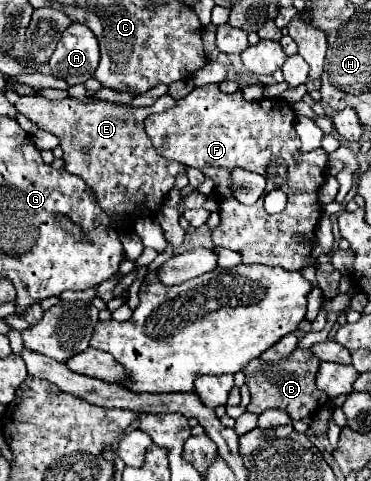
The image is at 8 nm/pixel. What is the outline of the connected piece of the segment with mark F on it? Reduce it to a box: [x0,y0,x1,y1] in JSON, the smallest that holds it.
[145,84,328,270]

